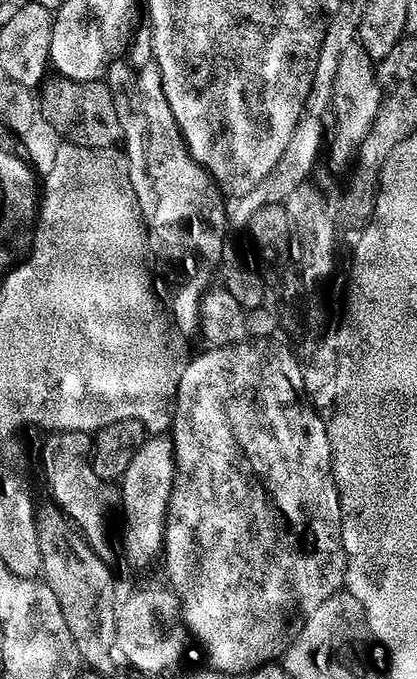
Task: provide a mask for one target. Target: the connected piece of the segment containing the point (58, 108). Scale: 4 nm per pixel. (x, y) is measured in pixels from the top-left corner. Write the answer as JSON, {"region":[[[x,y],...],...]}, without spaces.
{"region":[[[61,76],[55,79],[43,87],[47,103],[44,116],[59,130],[61,137],[73,144],[101,150],[112,150],[116,143],[119,145],[122,133],[112,91],[108,89],[107,83],[103,79],[67,80]]]}

